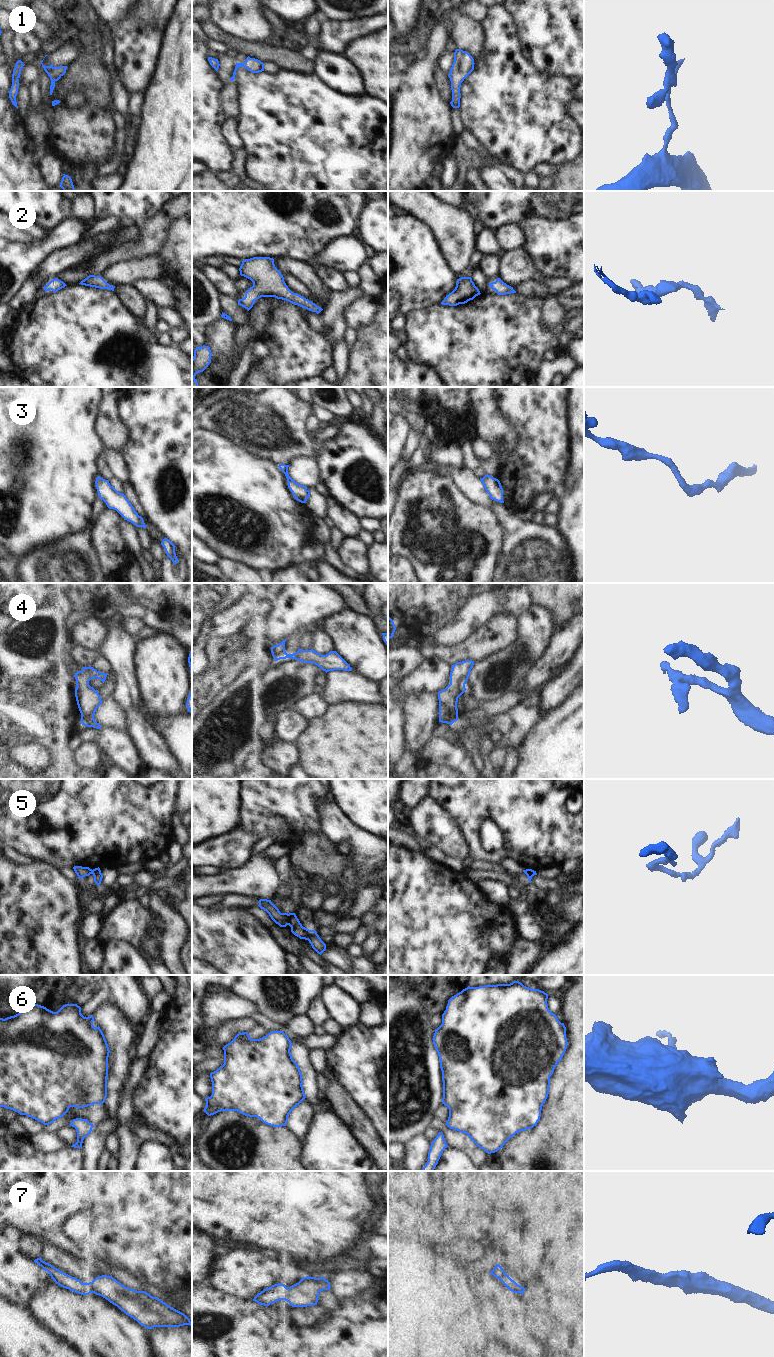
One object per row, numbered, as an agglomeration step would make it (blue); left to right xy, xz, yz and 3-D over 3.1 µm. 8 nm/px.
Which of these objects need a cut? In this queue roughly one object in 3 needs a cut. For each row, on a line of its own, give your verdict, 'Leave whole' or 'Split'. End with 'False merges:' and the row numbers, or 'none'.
1: Leave whole
2: Leave whole
3: Leave whole
4: Leave whole
5: Split
6: Leave whole
7: Leave whole
False merges: 5

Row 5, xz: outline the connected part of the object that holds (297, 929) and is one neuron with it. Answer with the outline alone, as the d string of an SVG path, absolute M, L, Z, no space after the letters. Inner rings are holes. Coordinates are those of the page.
M295 913L288 914L288 925L295 936L308 940L318 954L321 955L326 950L326 944L321 940L317 932L303 927Z

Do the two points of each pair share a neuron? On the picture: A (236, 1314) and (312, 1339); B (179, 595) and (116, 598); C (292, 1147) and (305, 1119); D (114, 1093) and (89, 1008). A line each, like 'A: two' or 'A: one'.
A: one
B: one
C: two
D: two

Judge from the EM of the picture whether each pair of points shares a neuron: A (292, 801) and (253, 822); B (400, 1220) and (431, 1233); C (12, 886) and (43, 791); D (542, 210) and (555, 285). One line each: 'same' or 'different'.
A: same
B: same
C: different
D: different

